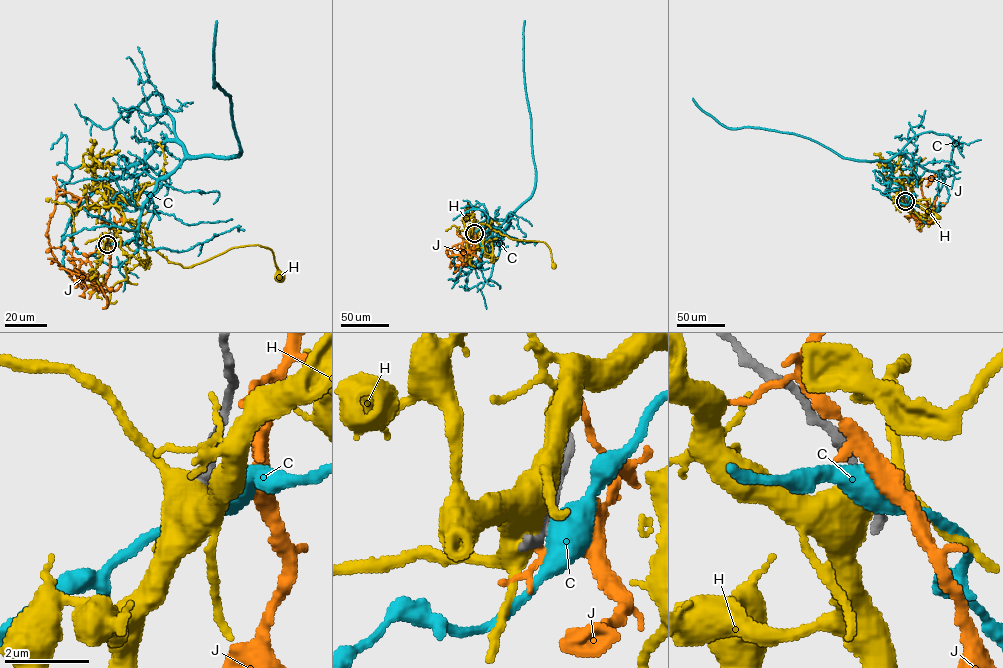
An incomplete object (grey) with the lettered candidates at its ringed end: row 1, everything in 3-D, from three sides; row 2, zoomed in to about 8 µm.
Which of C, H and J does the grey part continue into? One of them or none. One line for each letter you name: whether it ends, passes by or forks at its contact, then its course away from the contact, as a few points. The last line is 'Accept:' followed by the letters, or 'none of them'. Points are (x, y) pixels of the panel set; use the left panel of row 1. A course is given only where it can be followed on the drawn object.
J: it passes by; it runs (107, 244), (109, 274), (100, 284), (66, 270), (52, 252), (47, 233), (59, 195), (88, 198), (97, 211)
Accept: J

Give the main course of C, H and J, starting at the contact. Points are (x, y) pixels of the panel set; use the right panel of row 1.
C: (905, 201), (890, 197), (891, 166), (887, 161), (842, 158), (793, 134), (727, 128), (693, 98)
H: (905, 201), (898, 191), (903, 205), (910, 212), (914, 201), (937, 216)
J: (905, 201), (912, 215), (921, 220), (928, 208), (922, 181), (928, 177), (931, 182), (925, 186)

